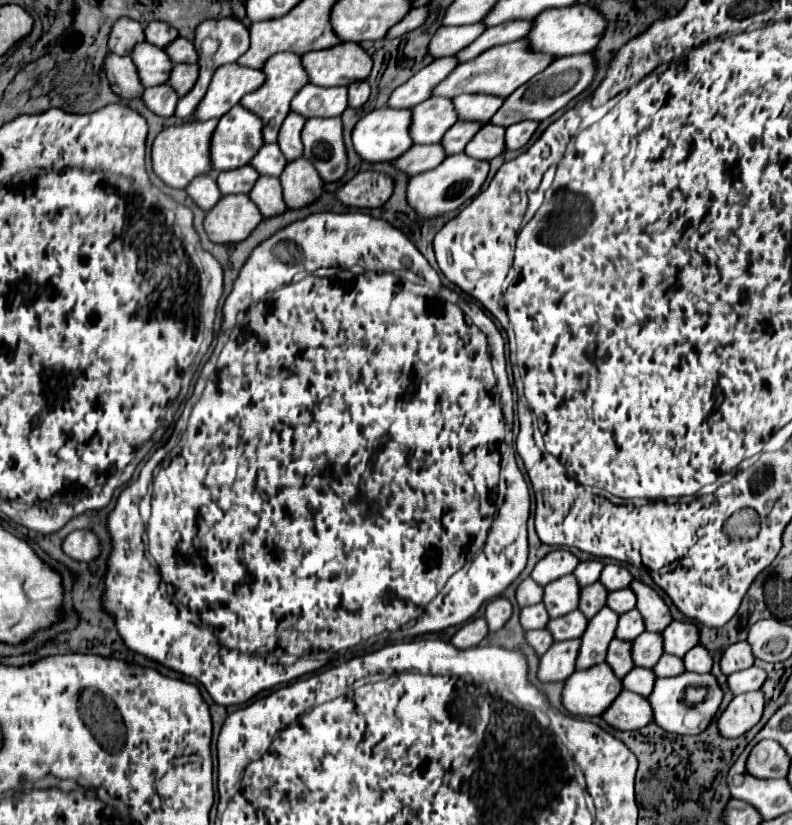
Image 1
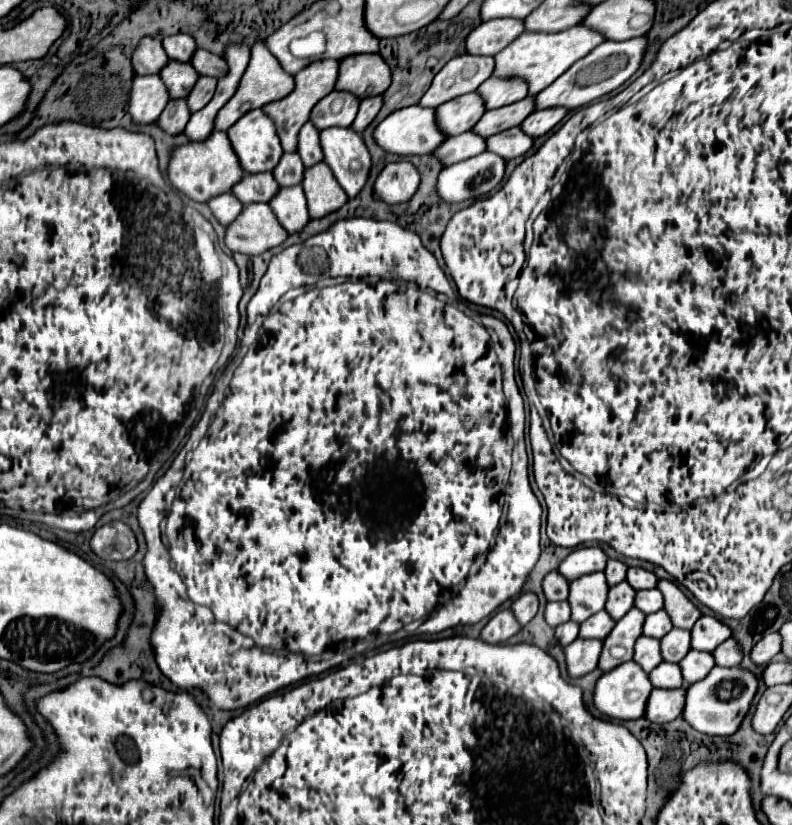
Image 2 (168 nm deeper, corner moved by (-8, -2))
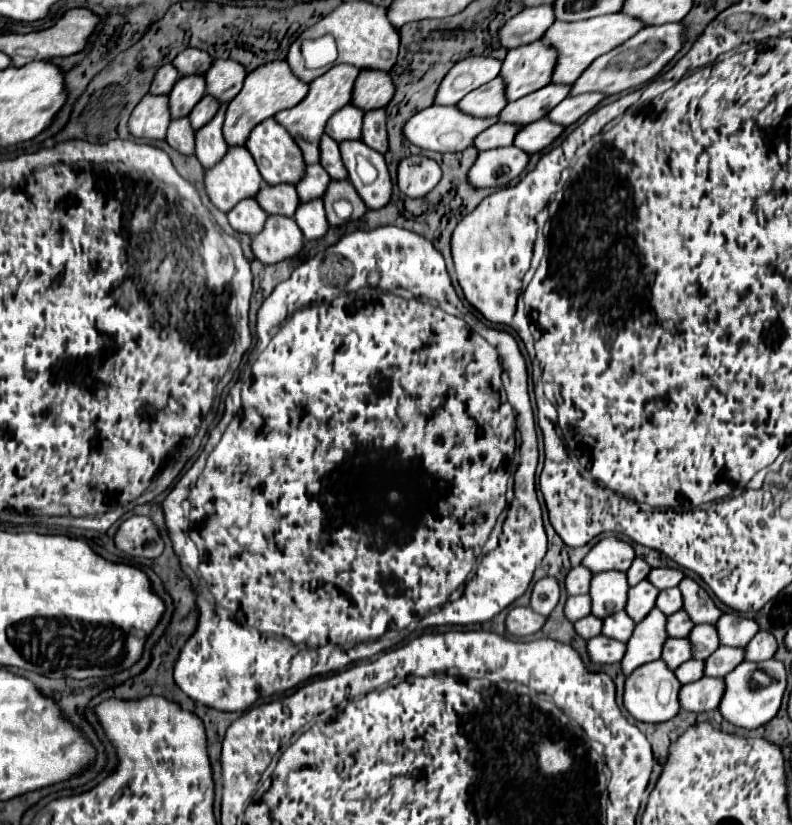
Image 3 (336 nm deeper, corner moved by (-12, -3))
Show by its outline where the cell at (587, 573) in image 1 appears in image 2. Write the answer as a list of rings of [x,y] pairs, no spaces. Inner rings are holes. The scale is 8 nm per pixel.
[[[610,559],[604,573],[606,573],[606,577],[608,577],[608,583],[610,583],[610,585],[616,585],[616,583],[620,583],[620,581],[626,579],[626,571],[628,571],[628,565],[626,565],[624,561]]]

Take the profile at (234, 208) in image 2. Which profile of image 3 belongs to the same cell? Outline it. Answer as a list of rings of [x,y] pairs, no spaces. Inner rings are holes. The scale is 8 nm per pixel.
[[[248,198],[244,202],[238,202],[228,214],[228,222],[236,232],[242,234],[256,234],[262,230],[264,220],[266,220],[266,212],[258,206],[256,200]]]

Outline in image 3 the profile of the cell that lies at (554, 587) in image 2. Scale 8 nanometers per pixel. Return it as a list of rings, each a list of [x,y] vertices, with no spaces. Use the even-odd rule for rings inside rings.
[[[584,566],[572,568],[566,578],[564,578],[564,588],[568,596],[578,596],[578,594],[588,594],[588,582],[592,578],[592,572],[586,570]]]

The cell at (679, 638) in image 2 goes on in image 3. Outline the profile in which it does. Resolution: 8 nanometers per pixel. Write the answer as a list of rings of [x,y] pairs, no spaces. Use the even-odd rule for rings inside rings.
[[[698,624],[698,626],[694,626],[692,634],[688,634],[688,640],[692,642],[692,658],[694,660],[708,658],[720,646],[714,624]]]

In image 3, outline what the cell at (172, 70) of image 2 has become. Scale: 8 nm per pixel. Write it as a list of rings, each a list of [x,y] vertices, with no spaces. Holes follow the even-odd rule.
[[[202,74],[180,76],[178,82],[174,84],[172,92],[168,94],[172,118],[188,116],[190,110],[198,104],[198,100],[200,100],[204,94],[206,94],[206,90],[204,90],[204,76],[202,76]]]

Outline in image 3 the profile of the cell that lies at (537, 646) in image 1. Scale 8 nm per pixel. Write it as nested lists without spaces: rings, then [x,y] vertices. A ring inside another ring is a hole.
[[[586,616],[586,618],[578,620],[578,622],[574,624],[574,628],[576,628],[576,634],[578,634],[578,636],[582,636],[584,640],[590,640],[590,638],[594,638],[594,636],[600,634],[602,620],[596,618],[596,616]]]

